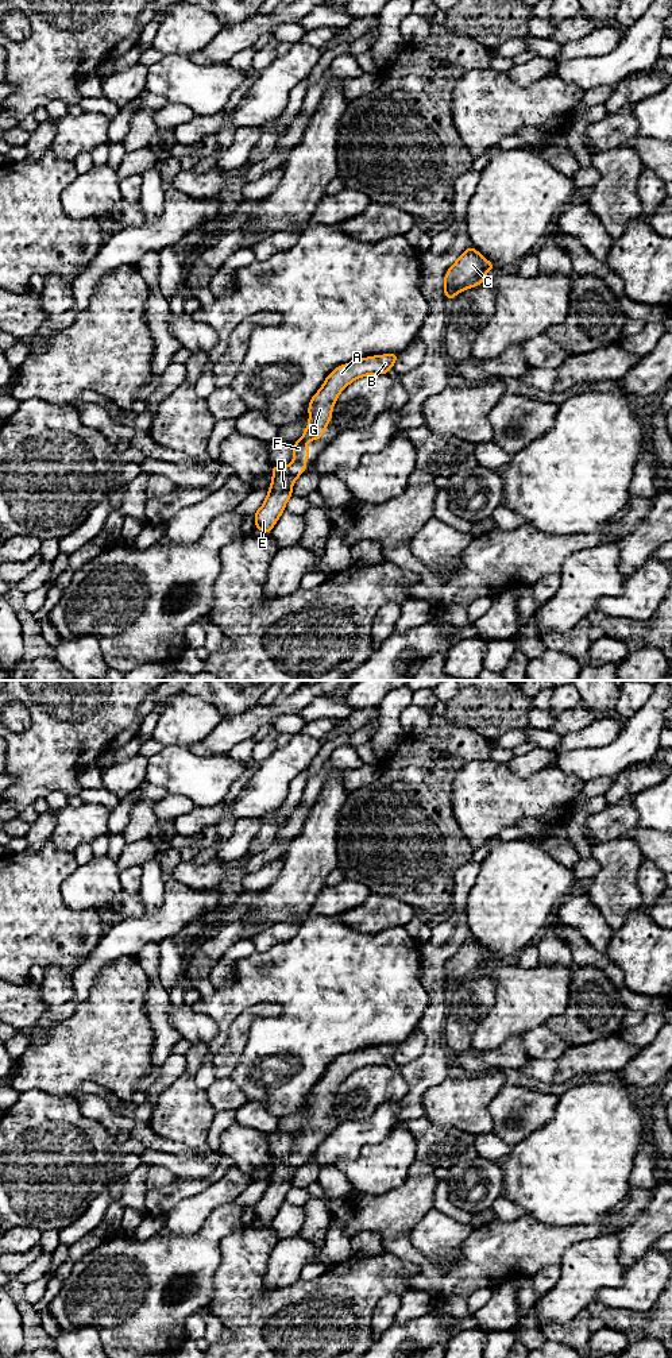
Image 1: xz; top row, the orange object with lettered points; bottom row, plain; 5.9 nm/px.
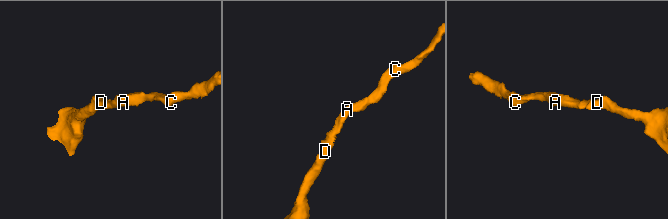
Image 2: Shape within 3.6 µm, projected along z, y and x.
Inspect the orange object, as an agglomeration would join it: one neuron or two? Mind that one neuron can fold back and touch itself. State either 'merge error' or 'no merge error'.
no merge error

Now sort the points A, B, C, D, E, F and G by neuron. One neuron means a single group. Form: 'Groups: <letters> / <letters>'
Groups: A B C D E F G

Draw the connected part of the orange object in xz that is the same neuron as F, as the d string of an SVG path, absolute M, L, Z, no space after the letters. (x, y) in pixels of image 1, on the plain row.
M386 1045L363 1049L336 1058L324 1072L320 1081L309 1093L309 1114L302 1129L293 1135L294 1153L285 1157L271 1157L273 1172L269 1185L259 1201L254 1204L255 1218L270 1224L279 1207L285 1203L286 1193L293 1188L291 1178L296 1170L306 1162L305 1153L310 1147L306 1141L309 1131L318 1131L332 1110L332 1100L339 1085L355 1070L364 1066L382 1065L394 1058L399 1045Z

